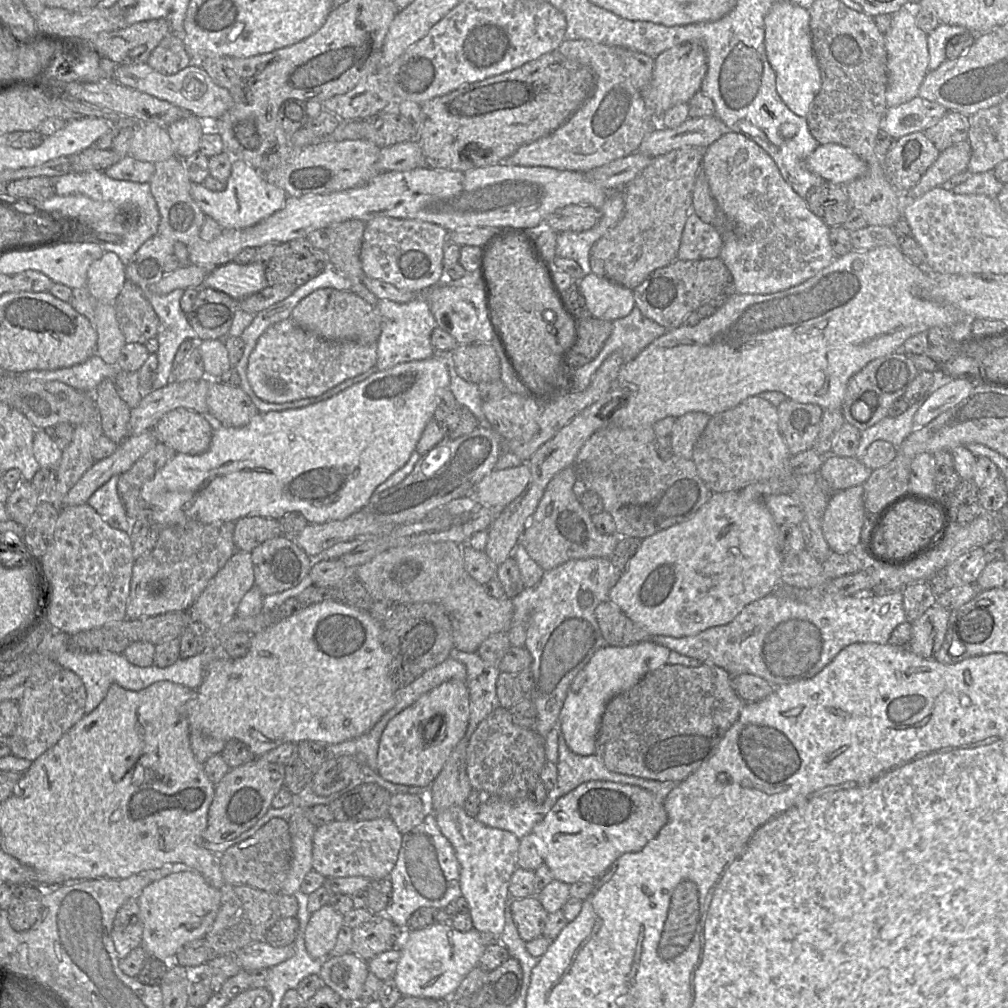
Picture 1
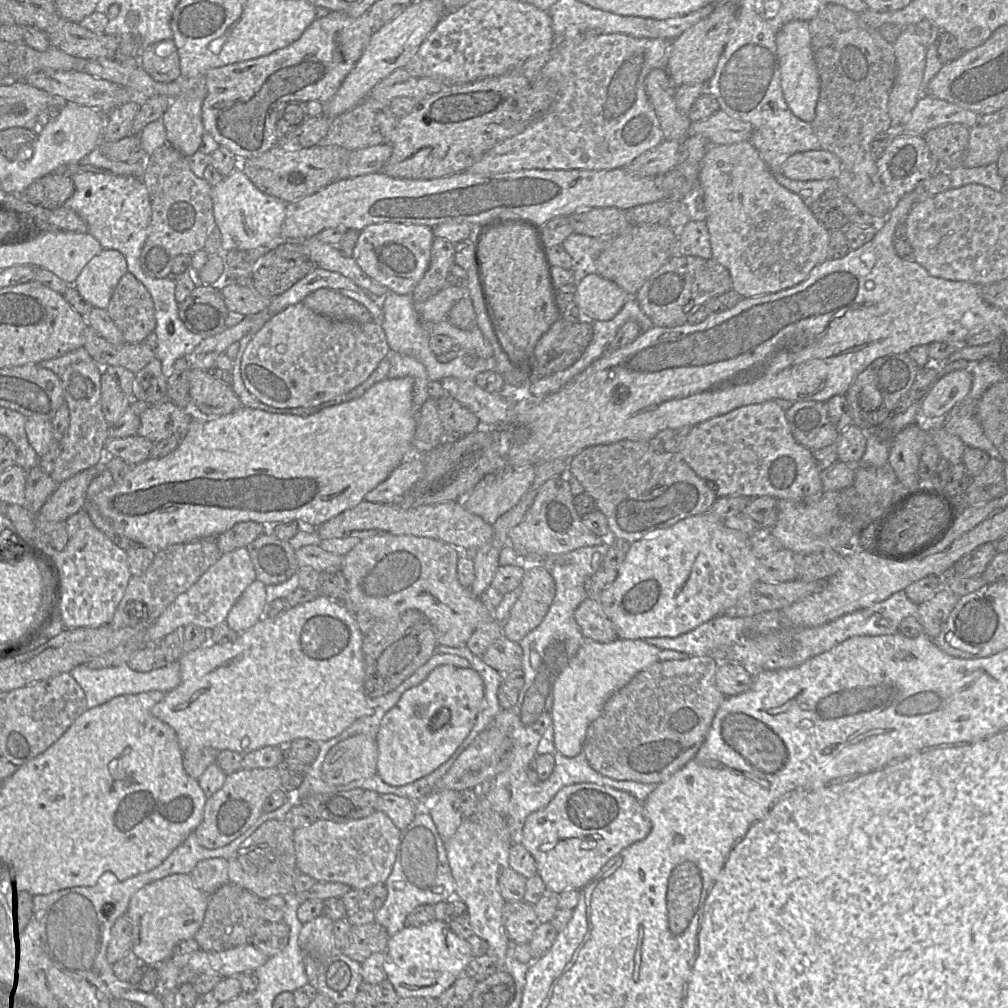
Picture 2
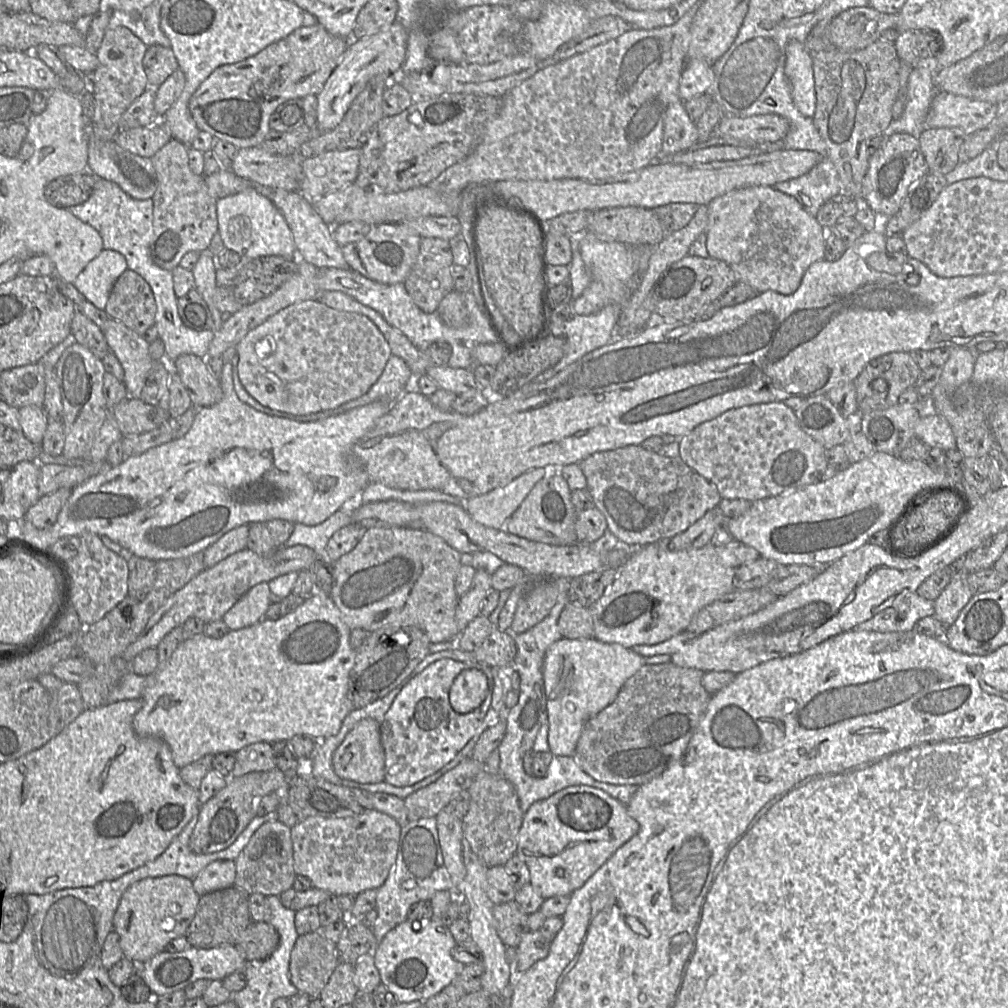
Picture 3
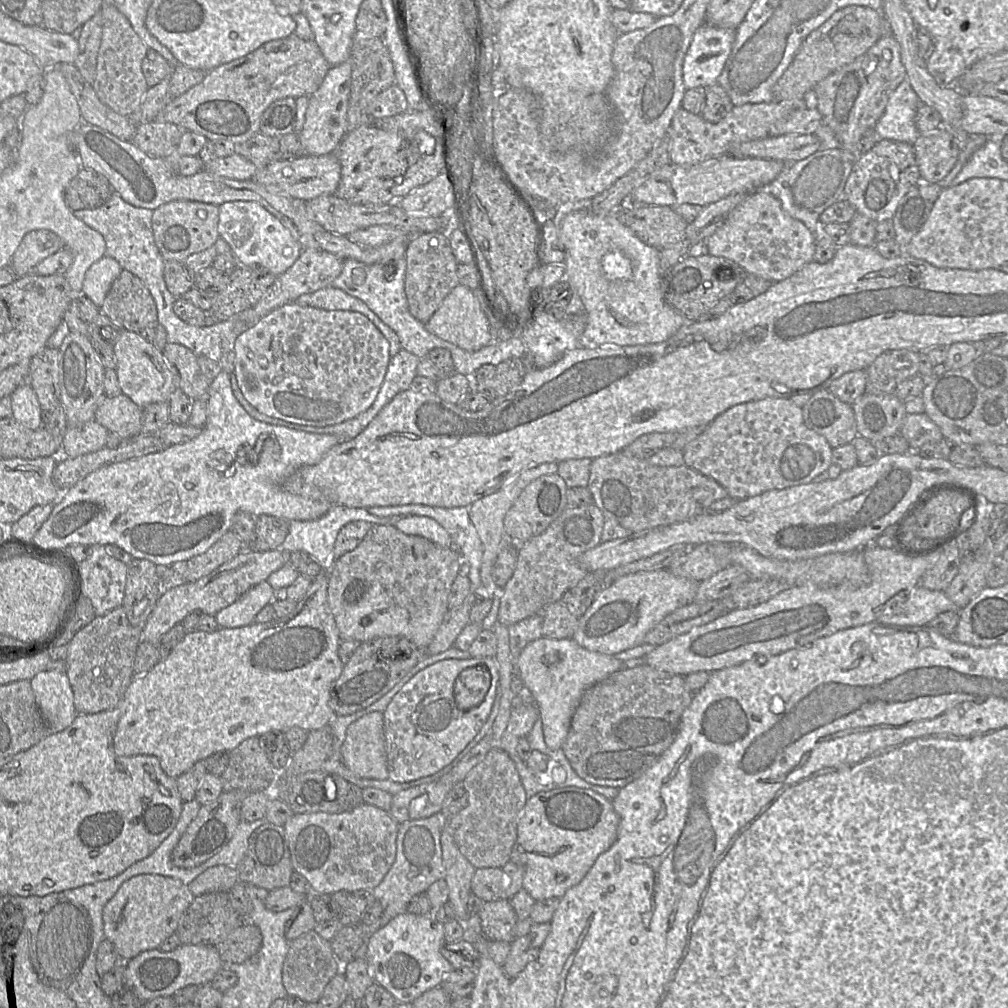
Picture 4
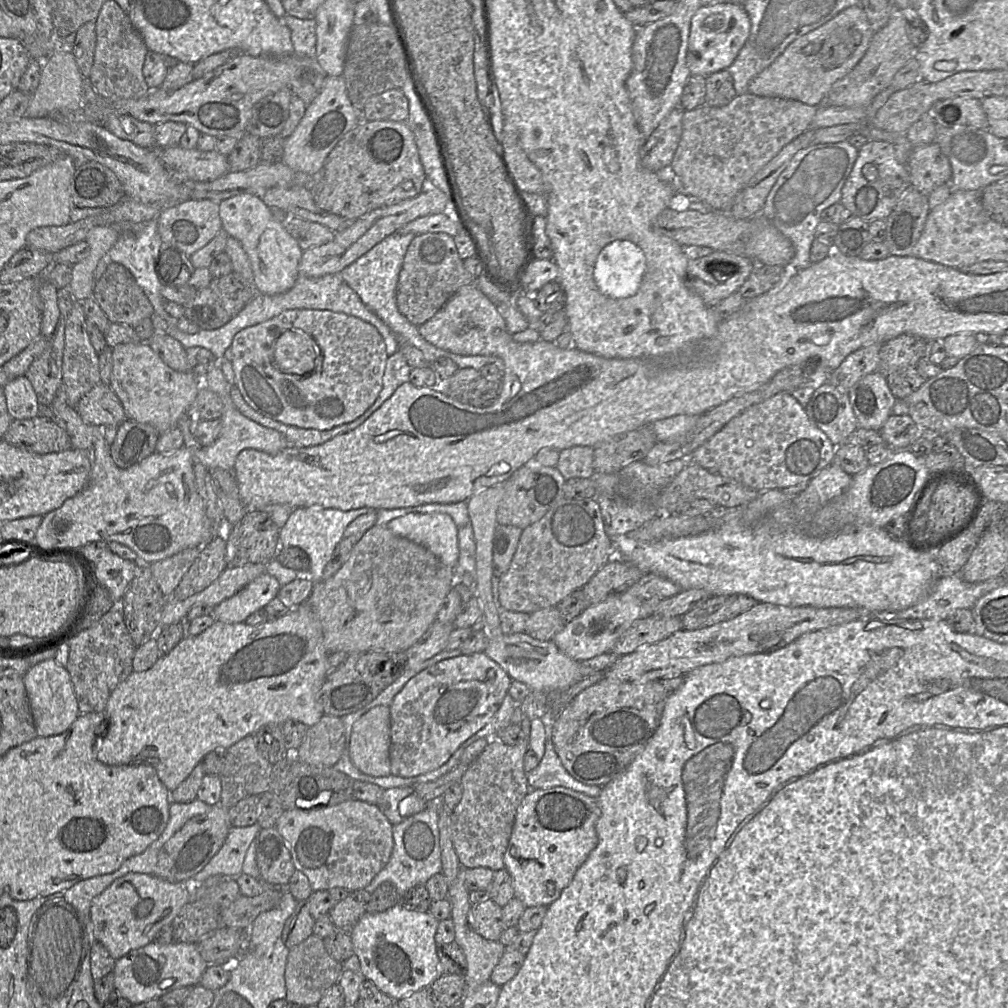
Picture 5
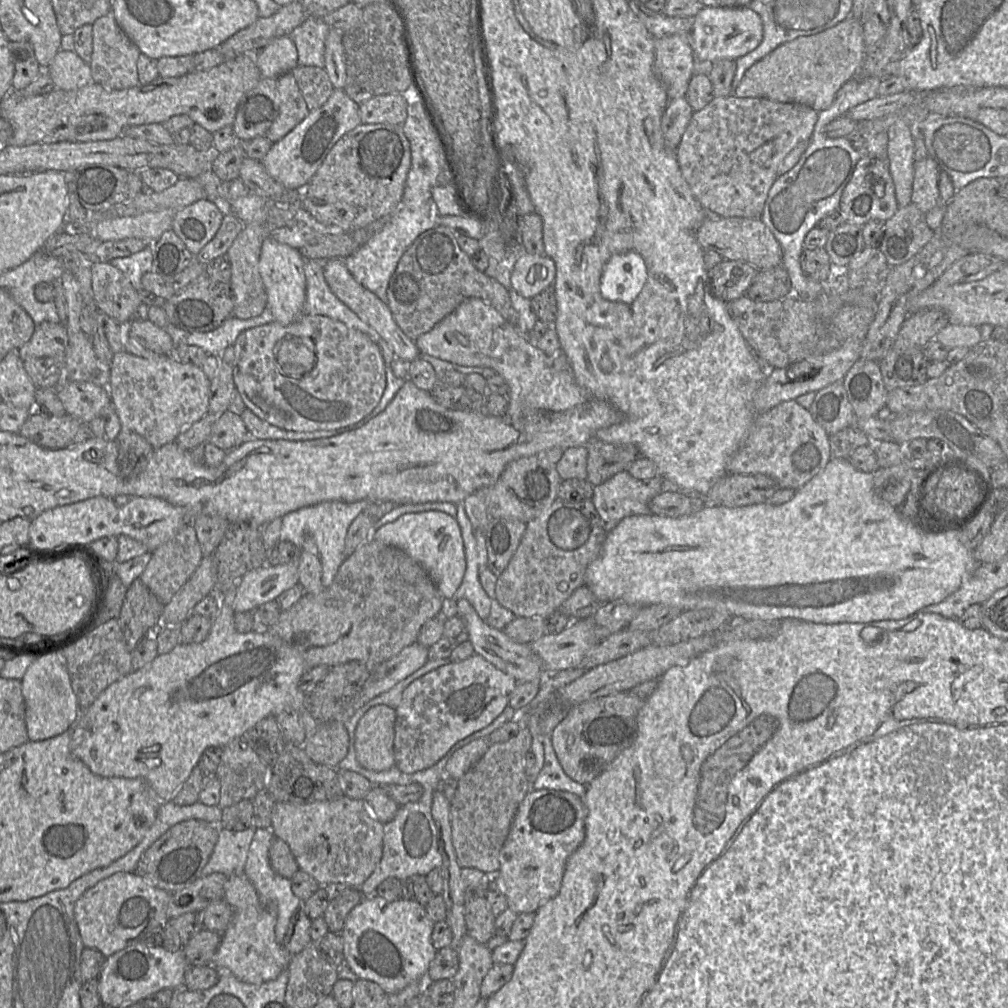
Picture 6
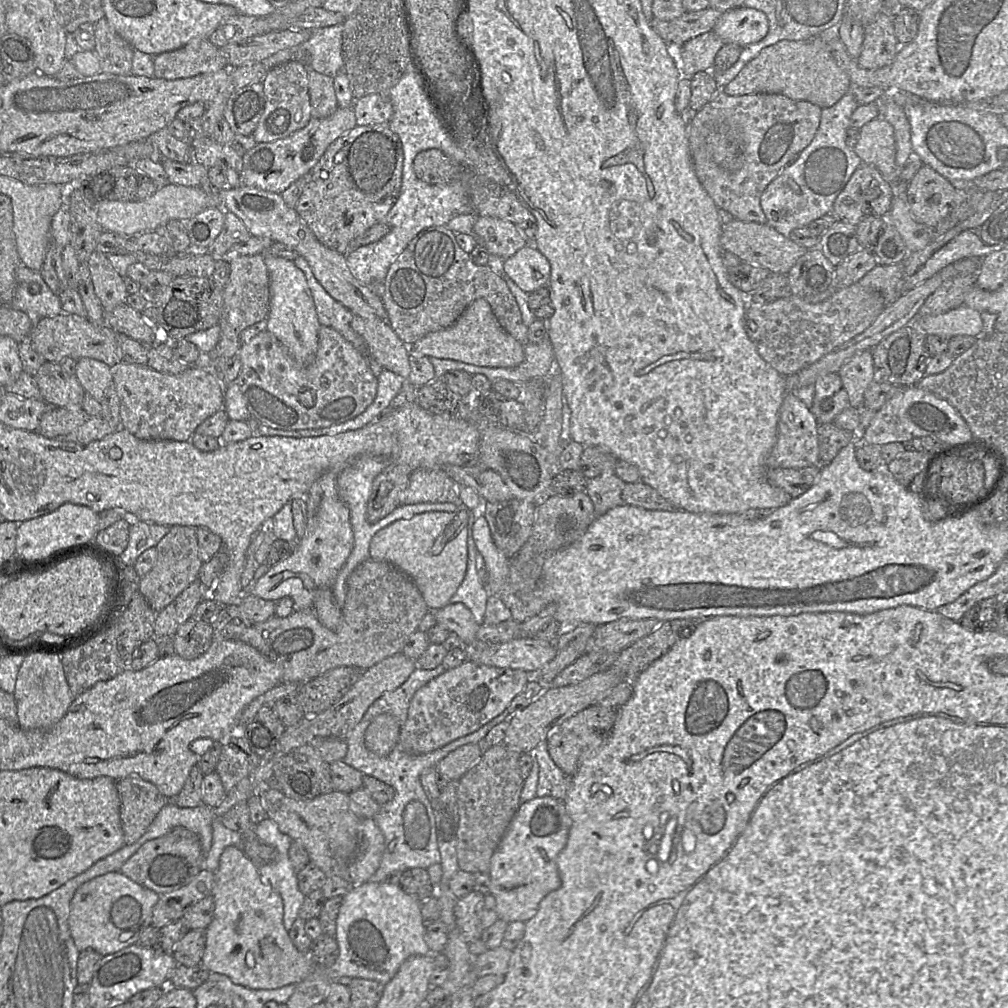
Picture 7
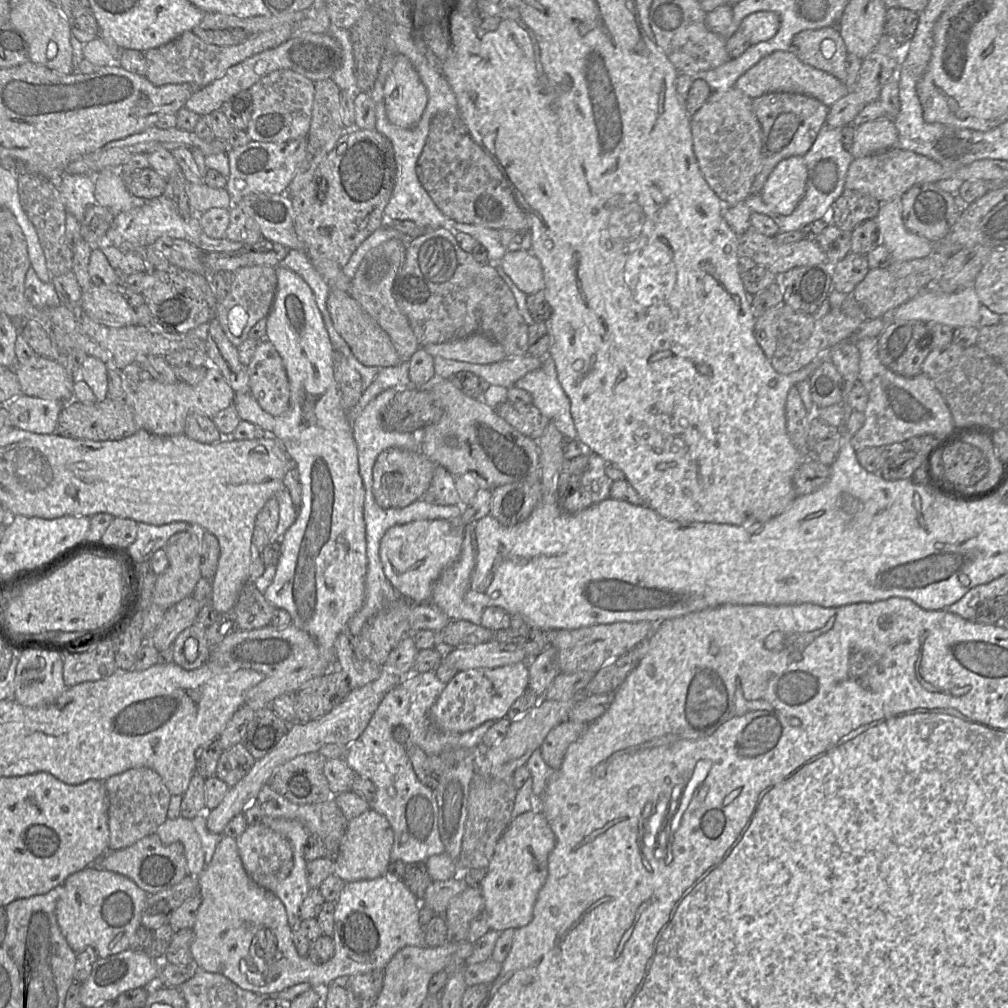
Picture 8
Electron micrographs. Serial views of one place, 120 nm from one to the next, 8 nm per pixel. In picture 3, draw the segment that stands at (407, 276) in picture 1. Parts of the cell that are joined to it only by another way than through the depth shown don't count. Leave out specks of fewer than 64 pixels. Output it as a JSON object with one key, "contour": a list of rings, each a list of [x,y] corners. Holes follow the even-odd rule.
{"contour":[[[385,223],[372,226],[364,238],[341,246],[341,251],[349,268],[364,277],[383,284],[404,283],[417,260],[421,238],[404,224]]]}

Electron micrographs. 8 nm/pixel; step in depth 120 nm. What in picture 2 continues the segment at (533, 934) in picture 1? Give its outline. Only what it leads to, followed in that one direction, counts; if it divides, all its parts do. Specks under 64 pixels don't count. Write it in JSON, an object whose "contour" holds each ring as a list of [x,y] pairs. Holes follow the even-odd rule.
{"contour":[[[522,901],[505,902],[502,921],[510,944],[529,943],[541,924],[531,904]]]}

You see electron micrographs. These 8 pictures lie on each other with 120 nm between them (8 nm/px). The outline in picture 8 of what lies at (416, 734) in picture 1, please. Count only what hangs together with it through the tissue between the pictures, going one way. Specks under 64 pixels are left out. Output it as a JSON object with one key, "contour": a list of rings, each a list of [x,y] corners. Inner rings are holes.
{"contour":[[[524,661],[495,668],[459,671],[446,684],[431,707],[429,719],[441,731],[471,731],[488,720],[506,717],[511,705],[528,688],[528,681],[528,663]]]}

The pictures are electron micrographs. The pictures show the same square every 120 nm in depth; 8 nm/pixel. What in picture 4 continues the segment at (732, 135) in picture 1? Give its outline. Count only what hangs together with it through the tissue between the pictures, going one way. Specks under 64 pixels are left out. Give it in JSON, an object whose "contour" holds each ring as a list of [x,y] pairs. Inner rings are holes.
{"contour":[[[765,190],[750,193],[728,215],[723,224],[706,240],[710,255],[728,258],[753,274],[772,283],[785,280],[813,261],[817,239],[803,222],[786,213],[780,201]]]}

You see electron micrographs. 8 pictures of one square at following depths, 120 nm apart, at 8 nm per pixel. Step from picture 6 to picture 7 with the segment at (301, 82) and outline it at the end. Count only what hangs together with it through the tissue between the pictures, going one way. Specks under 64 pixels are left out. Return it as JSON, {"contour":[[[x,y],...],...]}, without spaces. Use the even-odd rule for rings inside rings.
{"contour":[[[308,69],[311,117],[325,119],[339,107],[336,100],[333,78]]]}

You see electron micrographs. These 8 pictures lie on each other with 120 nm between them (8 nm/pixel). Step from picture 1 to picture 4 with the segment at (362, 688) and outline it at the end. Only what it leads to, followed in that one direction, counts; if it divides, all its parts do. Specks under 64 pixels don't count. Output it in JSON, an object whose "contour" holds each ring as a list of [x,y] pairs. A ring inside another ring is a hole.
{"contour":[[[322,572],[320,575],[318,575],[311,583],[310,587],[306,591],[305,595],[302,597],[300,601],[297,602],[295,609],[293,610],[292,613],[290,613],[287,617],[283,619],[274,619],[270,622],[266,623],[252,623],[246,626],[241,626],[237,628],[219,628],[218,630],[214,632],[203,632],[203,631],[193,631],[189,632],[185,635],[185,637],[175,646],[175,648],[172,650],[172,652],[164,659],[160,659],[158,663],[151,668],[148,672],[144,673],[143,675],[137,675],[134,676],[131,683],[125,690],[122,700],[120,702],[119,708],[120,708],[120,718],[117,723],[117,727],[112,739],[112,747],[113,751],[116,755],[118,756],[136,756],[136,755],[149,755],[149,756],[154,756],[159,760],[161,769],[163,772],[171,777],[171,778],[177,778],[184,772],[186,772],[189,768],[191,768],[196,762],[205,760],[208,758],[210,755],[217,753],[217,752],[230,752],[234,748],[236,748],[242,741],[249,737],[257,736],[259,737],[260,735],[270,732],[270,731],[281,731],[285,732],[288,729],[292,727],[300,727],[304,729],[305,731],[312,731],[312,730],[317,730],[322,728],[323,726],[327,724],[331,724],[333,718],[335,716],[346,716],[346,715],[336,715],[332,708],[329,706],[329,698],[330,698],[330,690],[334,682],[339,678],[344,664],[340,660],[337,650],[338,646],[340,644],[340,636],[339,636],[339,631],[337,629],[337,626],[335,624],[335,620],[333,617],[333,614],[329,608],[328,601],[327,601],[327,587],[329,583],[329,574],[327,572]]]}

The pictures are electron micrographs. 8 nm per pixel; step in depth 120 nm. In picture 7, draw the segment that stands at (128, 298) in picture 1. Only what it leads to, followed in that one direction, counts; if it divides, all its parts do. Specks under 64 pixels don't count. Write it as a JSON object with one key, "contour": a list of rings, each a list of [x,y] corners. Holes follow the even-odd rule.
{"contour":[[[94,251],[87,260],[94,292],[103,310],[112,310],[124,304],[129,295],[123,278],[116,272],[105,254]]]}

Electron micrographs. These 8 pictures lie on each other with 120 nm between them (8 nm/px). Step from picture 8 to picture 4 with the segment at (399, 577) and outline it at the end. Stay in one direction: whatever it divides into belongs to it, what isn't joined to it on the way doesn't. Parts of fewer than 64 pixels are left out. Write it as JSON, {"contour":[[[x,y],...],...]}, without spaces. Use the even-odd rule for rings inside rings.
{"contour":[[[406,516],[397,521],[394,527],[407,535],[420,536],[445,548],[452,548],[449,533],[435,520],[426,516]]]}

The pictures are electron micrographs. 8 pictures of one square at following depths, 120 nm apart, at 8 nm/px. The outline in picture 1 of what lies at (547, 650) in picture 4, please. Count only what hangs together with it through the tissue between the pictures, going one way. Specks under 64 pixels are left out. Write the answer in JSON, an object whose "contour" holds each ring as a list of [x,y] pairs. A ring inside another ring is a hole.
{"contour":[[[645,640],[629,646],[609,646],[599,649],[588,664],[576,675],[571,683],[561,708],[558,727],[569,749],[575,754],[586,756],[595,754],[596,737],[607,703],[619,693],[629,690],[645,674],[667,664],[671,650],[652,640]]]}

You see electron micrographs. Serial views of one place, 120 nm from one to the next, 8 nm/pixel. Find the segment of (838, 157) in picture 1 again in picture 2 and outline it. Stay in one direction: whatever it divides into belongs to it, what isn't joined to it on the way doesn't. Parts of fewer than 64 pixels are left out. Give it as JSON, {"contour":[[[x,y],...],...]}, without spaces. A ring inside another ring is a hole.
{"contour":[[[824,149],[798,152],[781,166],[781,173],[799,181],[837,179],[840,174],[839,158]]]}

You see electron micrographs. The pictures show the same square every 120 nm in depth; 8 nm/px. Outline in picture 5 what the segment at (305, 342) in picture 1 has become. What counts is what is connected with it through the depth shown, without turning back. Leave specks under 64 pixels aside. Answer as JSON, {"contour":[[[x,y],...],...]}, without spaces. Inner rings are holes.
{"contour":[[[292,309],[282,312],[281,314],[254,326],[250,326],[239,331],[233,338],[231,344],[232,351],[232,366],[235,373],[235,383],[238,387],[245,402],[258,413],[281,422],[286,425],[296,426],[305,429],[318,429],[329,430],[335,426],[339,426],[345,423],[352,422],[360,417],[377,399],[382,387],[383,376],[385,371],[388,355],[386,352],[385,342],[377,329],[371,324],[363,321],[360,318],[350,316],[344,313],[337,313],[327,310],[312,310],[312,309]],[[287,331],[306,333],[312,340],[313,345],[316,348],[317,357],[315,359],[315,368],[312,372],[304,375],[286,374],[279,370],[274,358],[275,343],[277,339]]]}

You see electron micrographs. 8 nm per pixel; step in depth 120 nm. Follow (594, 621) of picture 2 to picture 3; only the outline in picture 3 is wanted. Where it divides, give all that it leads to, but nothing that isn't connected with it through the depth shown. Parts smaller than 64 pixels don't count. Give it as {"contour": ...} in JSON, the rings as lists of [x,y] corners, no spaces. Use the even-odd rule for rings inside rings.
{"contour":[[[567,603],[560,614],[558,626],[563,638],[594,638],[593,620],[588,608]]]}

